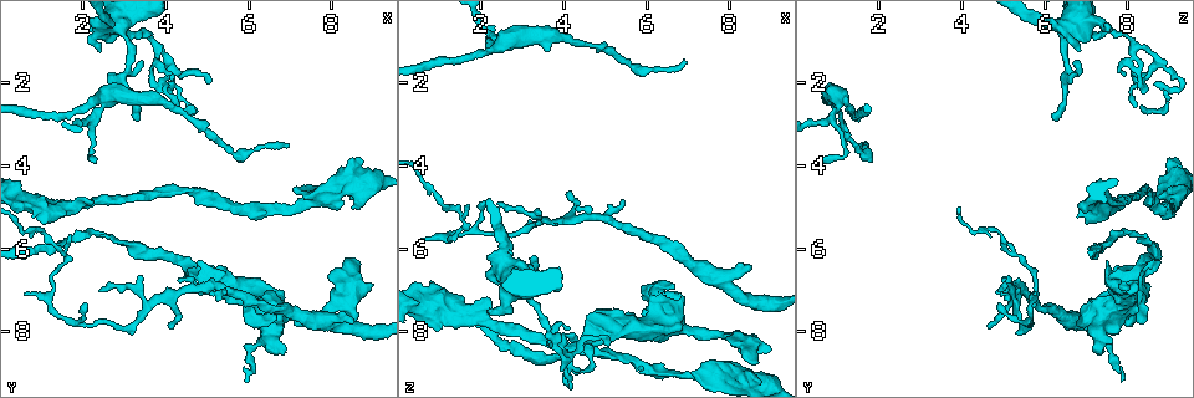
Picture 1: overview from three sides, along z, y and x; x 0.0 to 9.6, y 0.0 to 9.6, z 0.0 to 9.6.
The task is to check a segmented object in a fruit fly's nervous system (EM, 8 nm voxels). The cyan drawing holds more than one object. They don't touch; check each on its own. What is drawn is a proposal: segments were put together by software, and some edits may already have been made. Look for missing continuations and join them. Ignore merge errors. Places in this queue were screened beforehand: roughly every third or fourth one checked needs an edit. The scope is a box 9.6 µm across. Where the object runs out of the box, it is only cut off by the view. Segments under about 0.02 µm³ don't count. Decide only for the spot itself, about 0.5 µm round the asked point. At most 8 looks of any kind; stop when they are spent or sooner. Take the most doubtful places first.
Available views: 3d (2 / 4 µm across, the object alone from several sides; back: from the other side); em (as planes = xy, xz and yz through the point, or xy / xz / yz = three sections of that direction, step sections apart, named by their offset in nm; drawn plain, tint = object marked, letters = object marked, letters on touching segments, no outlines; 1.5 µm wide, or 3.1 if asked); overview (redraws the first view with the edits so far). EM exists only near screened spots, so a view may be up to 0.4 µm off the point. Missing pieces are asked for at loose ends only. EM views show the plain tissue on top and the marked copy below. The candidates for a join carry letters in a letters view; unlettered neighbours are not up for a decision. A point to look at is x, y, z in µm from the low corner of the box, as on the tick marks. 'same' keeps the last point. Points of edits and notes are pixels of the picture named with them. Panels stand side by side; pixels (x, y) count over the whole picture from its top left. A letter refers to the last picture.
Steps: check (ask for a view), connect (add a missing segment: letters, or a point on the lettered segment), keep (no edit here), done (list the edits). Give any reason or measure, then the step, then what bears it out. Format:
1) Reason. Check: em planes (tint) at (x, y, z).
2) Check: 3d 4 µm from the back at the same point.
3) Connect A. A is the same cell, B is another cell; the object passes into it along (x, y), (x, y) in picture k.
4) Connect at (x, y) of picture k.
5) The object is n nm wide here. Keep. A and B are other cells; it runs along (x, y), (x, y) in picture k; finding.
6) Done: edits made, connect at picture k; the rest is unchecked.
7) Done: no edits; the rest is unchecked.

Check: em planes (tint) at (6.90, 3.50, 1.45).

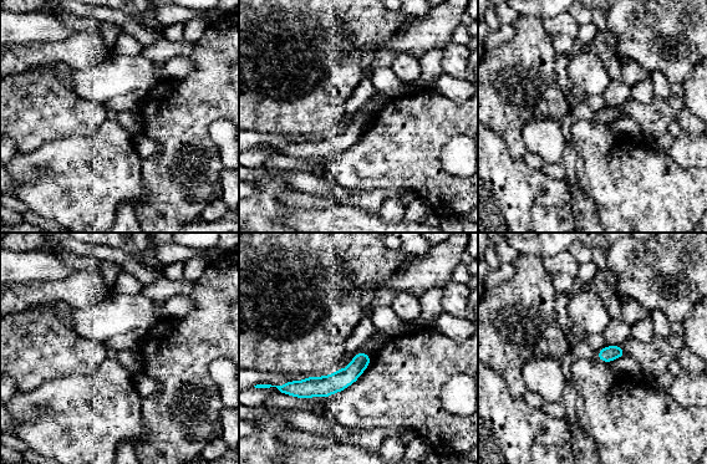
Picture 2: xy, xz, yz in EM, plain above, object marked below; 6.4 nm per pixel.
See the neighbours. Check: em planes (letters) at the same point.

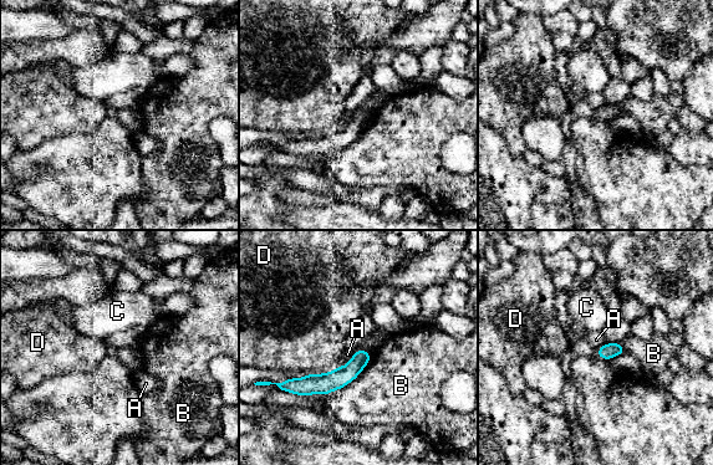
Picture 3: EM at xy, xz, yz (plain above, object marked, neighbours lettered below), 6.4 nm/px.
Keep. A, B, C and D are other cells; it runs along (367, 357), (334, 381), (295, 388) in picture 3; none of them fits.

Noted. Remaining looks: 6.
Free end. Check: 3d 4 µm at (6.90, 8.30, 7.30).

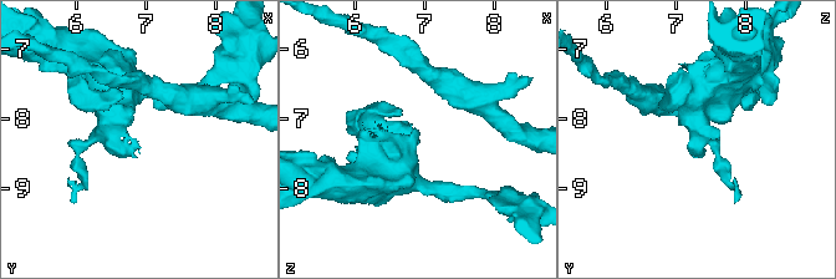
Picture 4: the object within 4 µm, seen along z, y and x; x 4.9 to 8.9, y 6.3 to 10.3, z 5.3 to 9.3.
Shape alone is not enough. Check: em yz step 4 (tint) at (6.80, 8.30, 7.30).

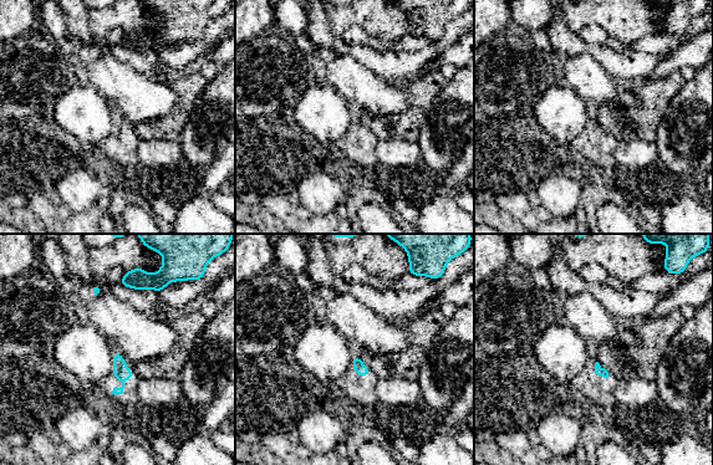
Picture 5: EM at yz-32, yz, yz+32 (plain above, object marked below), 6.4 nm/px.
Check: em yz step 4 (letters) at the same point.

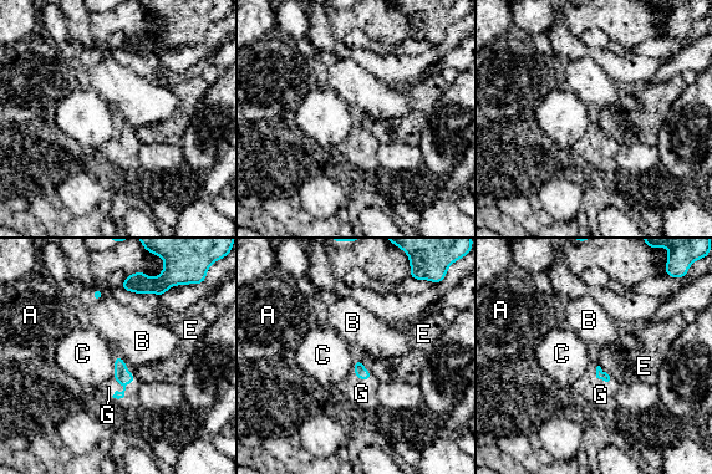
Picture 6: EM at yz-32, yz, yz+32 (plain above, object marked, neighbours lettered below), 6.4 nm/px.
The longest contact is with G, 240 nm. Connect G. G is the same cell, A, B, C and E are other cells; the neuron continues.

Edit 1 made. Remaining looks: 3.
Check: overview.

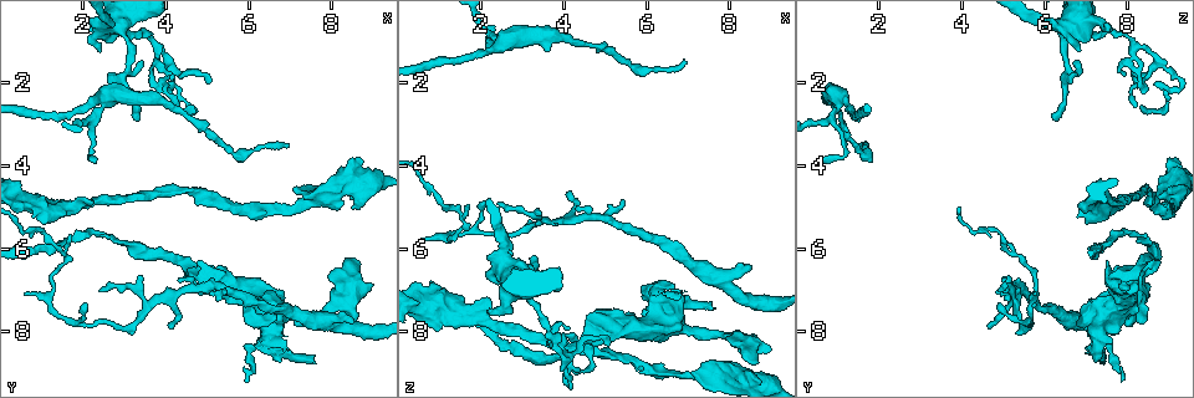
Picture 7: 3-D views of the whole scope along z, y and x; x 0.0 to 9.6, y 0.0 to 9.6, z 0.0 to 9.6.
An open end. Check: 3d 4 µm from the back at (5.05, 1.85, 8.30).

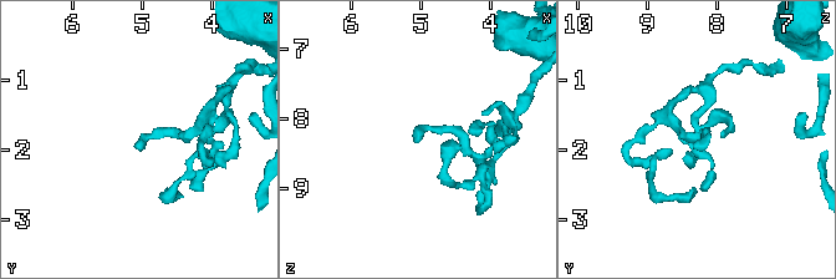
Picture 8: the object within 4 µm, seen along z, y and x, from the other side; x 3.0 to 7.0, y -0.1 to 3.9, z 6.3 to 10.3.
Now the EM. Check: em planes (letters) at (5.05, 1.90, 8.35).

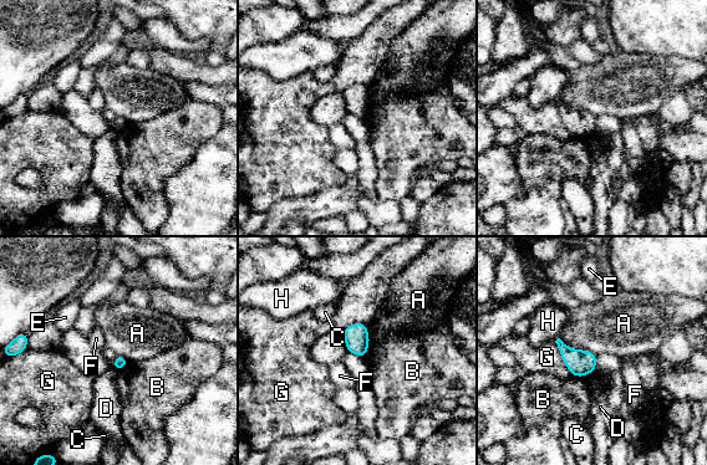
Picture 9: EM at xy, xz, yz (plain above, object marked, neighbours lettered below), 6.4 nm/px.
Keep. A, B, C, D, E, F, G and H are other cells; no lettered segment goes on from it.

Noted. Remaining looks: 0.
Done: edits made, connect at picture 6; the rest is unchecked.

